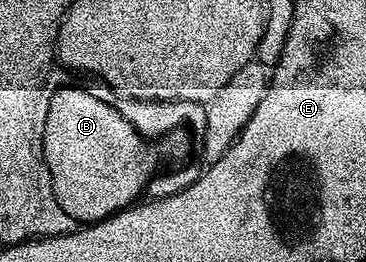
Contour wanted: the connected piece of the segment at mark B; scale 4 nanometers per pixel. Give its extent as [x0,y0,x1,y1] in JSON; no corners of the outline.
[41,55,187,227]

